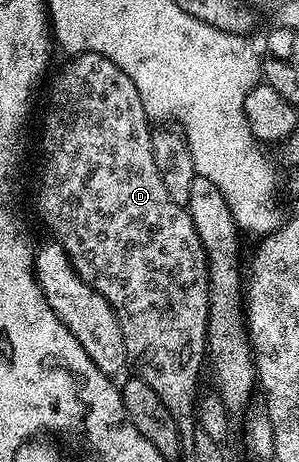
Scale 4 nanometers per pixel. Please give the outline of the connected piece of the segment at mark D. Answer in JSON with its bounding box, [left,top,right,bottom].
[37,52,209,420]

